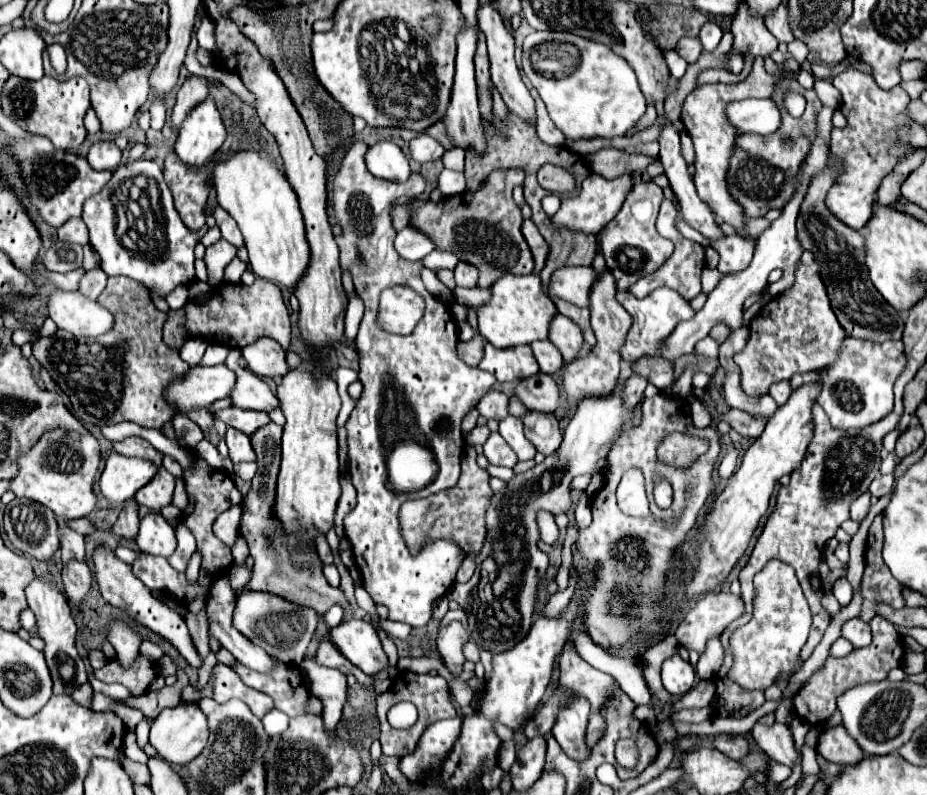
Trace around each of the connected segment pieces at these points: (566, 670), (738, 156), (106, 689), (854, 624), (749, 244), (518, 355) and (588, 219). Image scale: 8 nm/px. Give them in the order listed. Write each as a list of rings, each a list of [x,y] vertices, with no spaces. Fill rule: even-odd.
[[[570,641],[562,649],[558,657],[558,665],[560,665],[560,687],[584,695],[590,701],[592,709],[598,711],[608,699],[610,691],[614,689],[614,679],[588,665],[578,655],[578,651]]]
[[[782,79],[776,85],[776,91],[772,93],[772,101],[776,105],[782,105],[782,109],[780,109],[780,115],[782,115],[780,131],[776,135],[738,135],[734,153],[730,157],[730,167],[728,167],[728,175],[726,175],[728,191],[730,191],[732,199],[736,199],[736,203],[740,203],[740,207],[744,207],[746,217],[764,217],[766,211],[782,209],[788,203],[788,199],[792,197],[792,191],[794,191],[796,173],[798,173],[804,157],[808,155],[810,143],[814,139],[814,115],[822,107],[818,95],[814,91],[802,89],[794,79],[788,79],[788,81]],[[784,85],[790,85],[790,89],[796,89],[808,101],[800,119],[790,117],[782,105],[782,93],[784,91],[780,91],[780,87],[784,87]],[[788,135],[794,139],[794,147],[790,151],[784,151],[782,139]]]
[[[92,673],[88,675],[88,681],[92,685],[94,691],[102,691],[104,695],[110,695],[110,697],[116,697],[120,701],[126,701],[132,697],[132,693],[124,687],[124,685],[106,685],[106,683],[100,683],[96,677],[92,677]]]
[[[854,617],[842,625],[842,637],[854,647],[866,647],[870,643],[870,625]]]
[[[742,235],[722,237],[720,241],[710,243],[710,247],[714,247],[720,255],[720,263],[718,263],[720,273],[742,271],[744,267],[748,267],[754,253],[754,241]]]
[[[486,343],[484,357],[478,363],[478,367],[492,373],[500,383],[526,379],[528,375],[536,375],[540,371],[538,363],[532,355],[532,349],[528,345],[496,349],[490,343]]]
[[[590,175],[584,179],[584,189],[580,191],[580,195],[564,199],[562,207],[558,209],[558,213],[552,217],[552,223],[558,227],[566,227],[572,231],[584,231],[586,235],[596,235],[598,231],[602,231],[620,211],[628,191],[630,191],[630,177],[618,177],[618,179],[602,179],[598,175]]]

